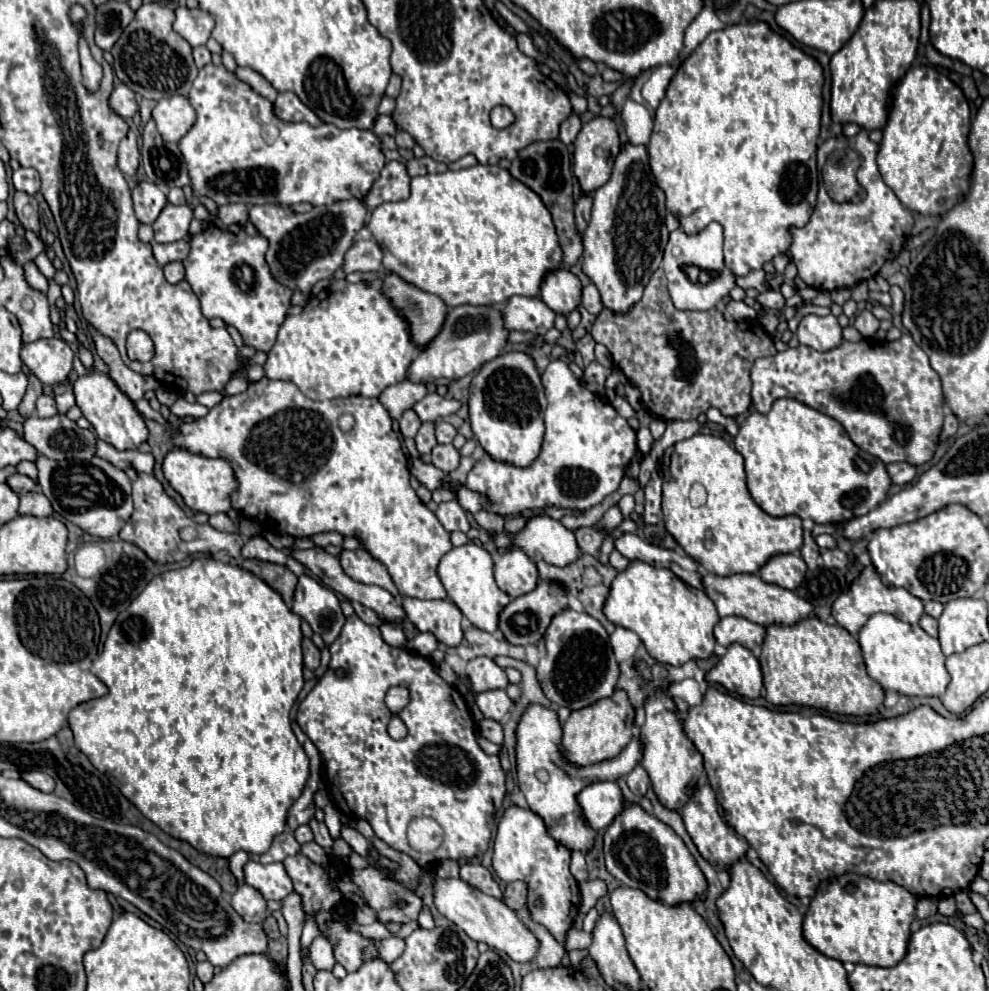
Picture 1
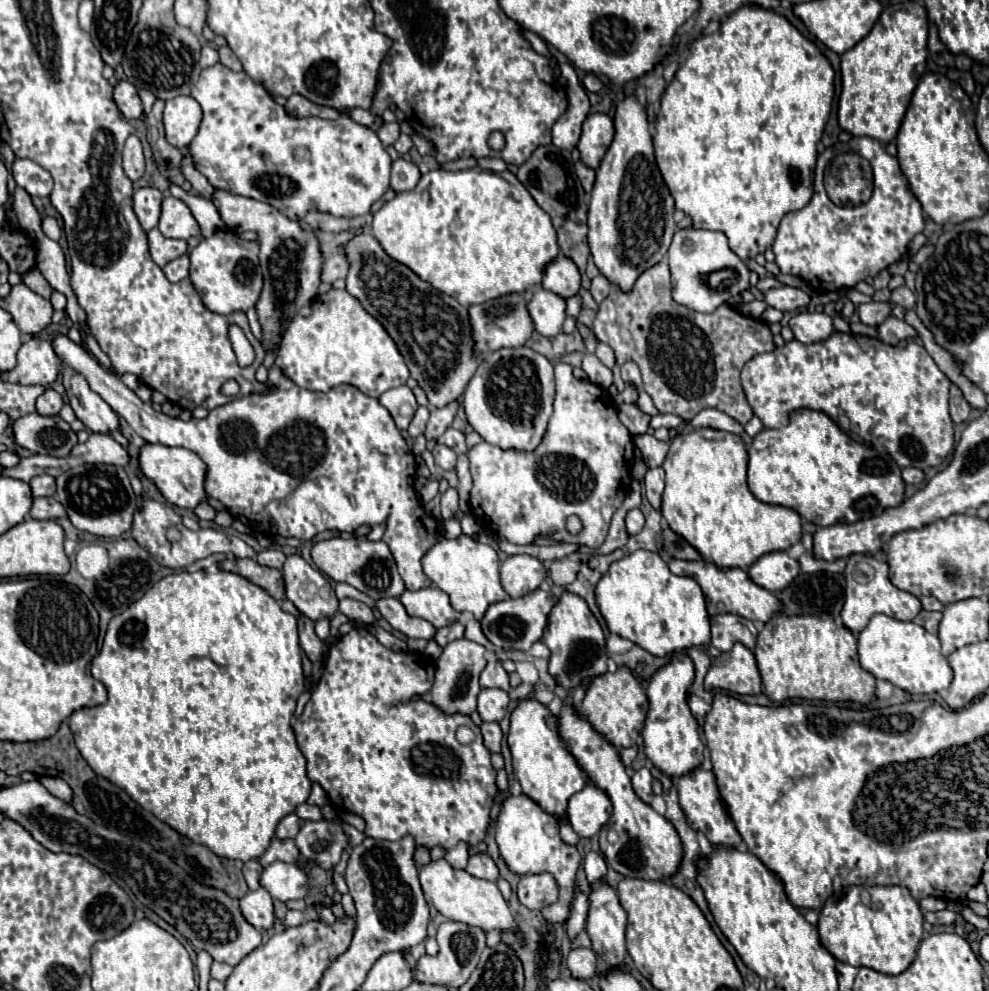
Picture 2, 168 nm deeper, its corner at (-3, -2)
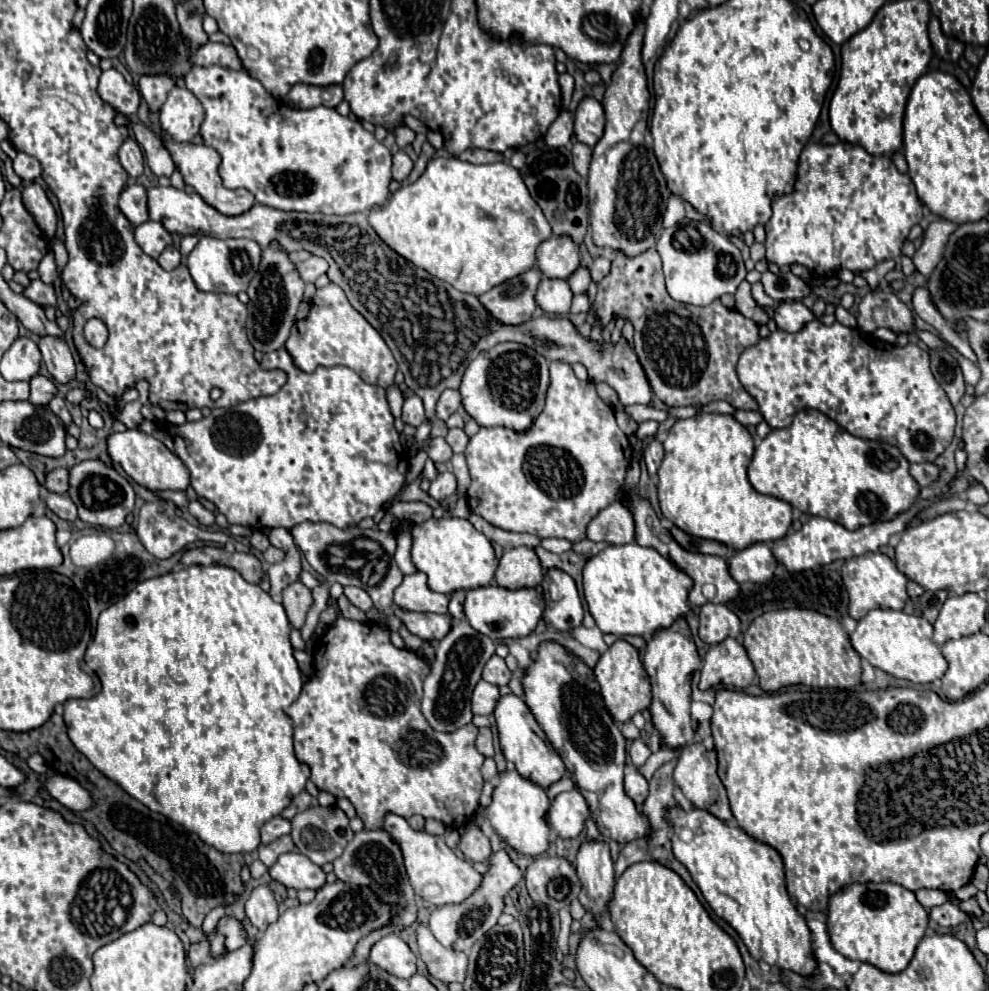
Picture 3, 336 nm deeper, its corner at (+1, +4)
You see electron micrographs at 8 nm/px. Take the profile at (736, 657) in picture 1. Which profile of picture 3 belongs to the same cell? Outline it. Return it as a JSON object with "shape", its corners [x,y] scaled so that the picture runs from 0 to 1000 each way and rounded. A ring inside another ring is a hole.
{"shape":[[[733,645],[725,651],[719,651],[713,659],[713,667],[709,673],[707,695],[713,697],[725,691],[739,691],[745,695],[753,695],[761,689],[763,675],[755,657],[743,645]]]}

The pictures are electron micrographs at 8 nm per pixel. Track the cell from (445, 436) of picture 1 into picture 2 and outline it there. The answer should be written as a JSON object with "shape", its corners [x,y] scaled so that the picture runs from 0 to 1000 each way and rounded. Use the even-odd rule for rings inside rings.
{"shape":[[[454,431],[444,443],[442,443],[442,447],[448,447],[448,449],[452,449],[452,451],[456,451],[460,457],[472,457],[472,451],[470,451],[470,437],[468,435],[464,435],[464,433],[458,433],[458,431]]]}

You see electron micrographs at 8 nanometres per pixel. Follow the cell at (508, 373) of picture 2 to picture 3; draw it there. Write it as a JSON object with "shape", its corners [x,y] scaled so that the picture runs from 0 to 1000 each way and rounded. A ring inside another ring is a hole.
{"shape":[[[505,346],[486,356],[472,370],[466,384],[470,415],[488,431],[509,429],[521,435],[537,431],[541,417],[549,415],[551,397],[555,391],[555,366],[541,352],[525,346]]]}

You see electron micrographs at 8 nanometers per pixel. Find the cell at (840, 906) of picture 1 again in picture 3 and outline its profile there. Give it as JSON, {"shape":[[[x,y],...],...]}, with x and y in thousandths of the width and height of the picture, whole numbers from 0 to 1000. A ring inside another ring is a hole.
{"shape":[[[860,891],[848,897],[840,905],[838,921],[836,921],[836,935],[838,935],[838,946],[842,956],[856,968],[885,974],[895,982],[909,982],[919,974],[919,970],[925,964],[927,952],[935,943],[937,931],[939,931],[937,917],[927,909],[923,899],[907,891]]]}

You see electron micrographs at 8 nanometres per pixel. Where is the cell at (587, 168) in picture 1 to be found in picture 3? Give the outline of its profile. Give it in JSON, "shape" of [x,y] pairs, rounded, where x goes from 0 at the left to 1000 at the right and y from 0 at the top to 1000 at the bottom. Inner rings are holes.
{"shape":[[[589,98],[581,112],[581,138],[587,144],[600,148],[610,136],[610,128],[612,114],[608,104],[602,98]]]}

